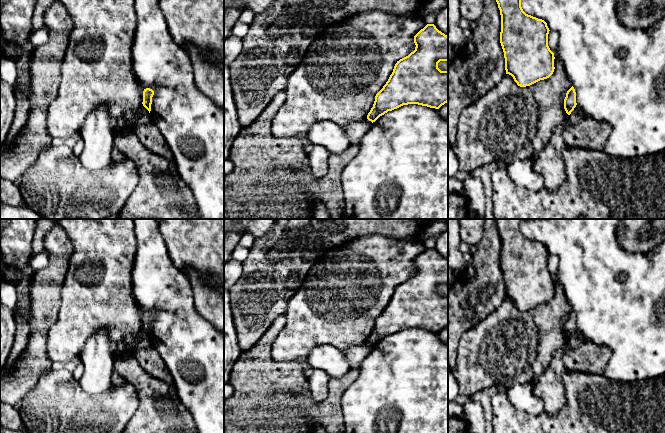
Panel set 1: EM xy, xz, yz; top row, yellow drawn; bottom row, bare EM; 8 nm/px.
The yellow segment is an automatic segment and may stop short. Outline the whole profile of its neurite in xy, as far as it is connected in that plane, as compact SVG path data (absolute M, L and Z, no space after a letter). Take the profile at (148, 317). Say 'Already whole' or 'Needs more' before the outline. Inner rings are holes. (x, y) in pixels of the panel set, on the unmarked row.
Already whole. M146 312L143 315L143 330L149 335L151 335L152 321L154 319L154 315L150 312Z

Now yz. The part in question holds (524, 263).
Already whole. M494 219L501 239L500 267L504 276L506 298L513 301L520 311L530 310L540 304L549 302L554 296L554 277L548 270L549 252L547 247L526 238L521 231L522 219Z

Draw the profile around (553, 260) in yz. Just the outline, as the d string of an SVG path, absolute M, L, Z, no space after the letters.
M549 255L548 258L548 270L550 274L554 277L558 270L559 259L556 255Z

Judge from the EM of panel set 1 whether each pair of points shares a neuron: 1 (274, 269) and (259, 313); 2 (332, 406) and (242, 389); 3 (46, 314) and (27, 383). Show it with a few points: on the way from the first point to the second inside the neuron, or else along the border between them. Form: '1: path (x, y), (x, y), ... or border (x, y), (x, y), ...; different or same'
1: path (269, 280), (259, 297), (259, 302); same
2: path (310, 409), (278, 409), (264, 395); same
3: path (39, 331), (35, 358), (30, 366); same

